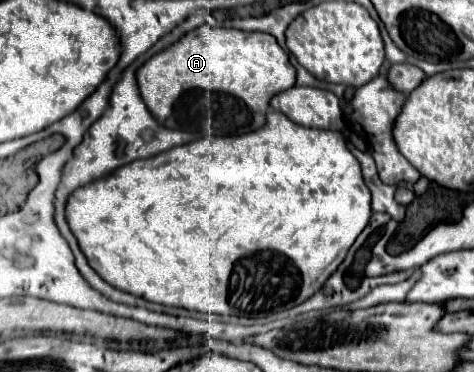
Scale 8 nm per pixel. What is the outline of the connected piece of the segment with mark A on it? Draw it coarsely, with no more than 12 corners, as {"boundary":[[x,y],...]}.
{"boundary":[[203,24],[137,72],[165,128],[239,136],[295,86],[277,40]]}

